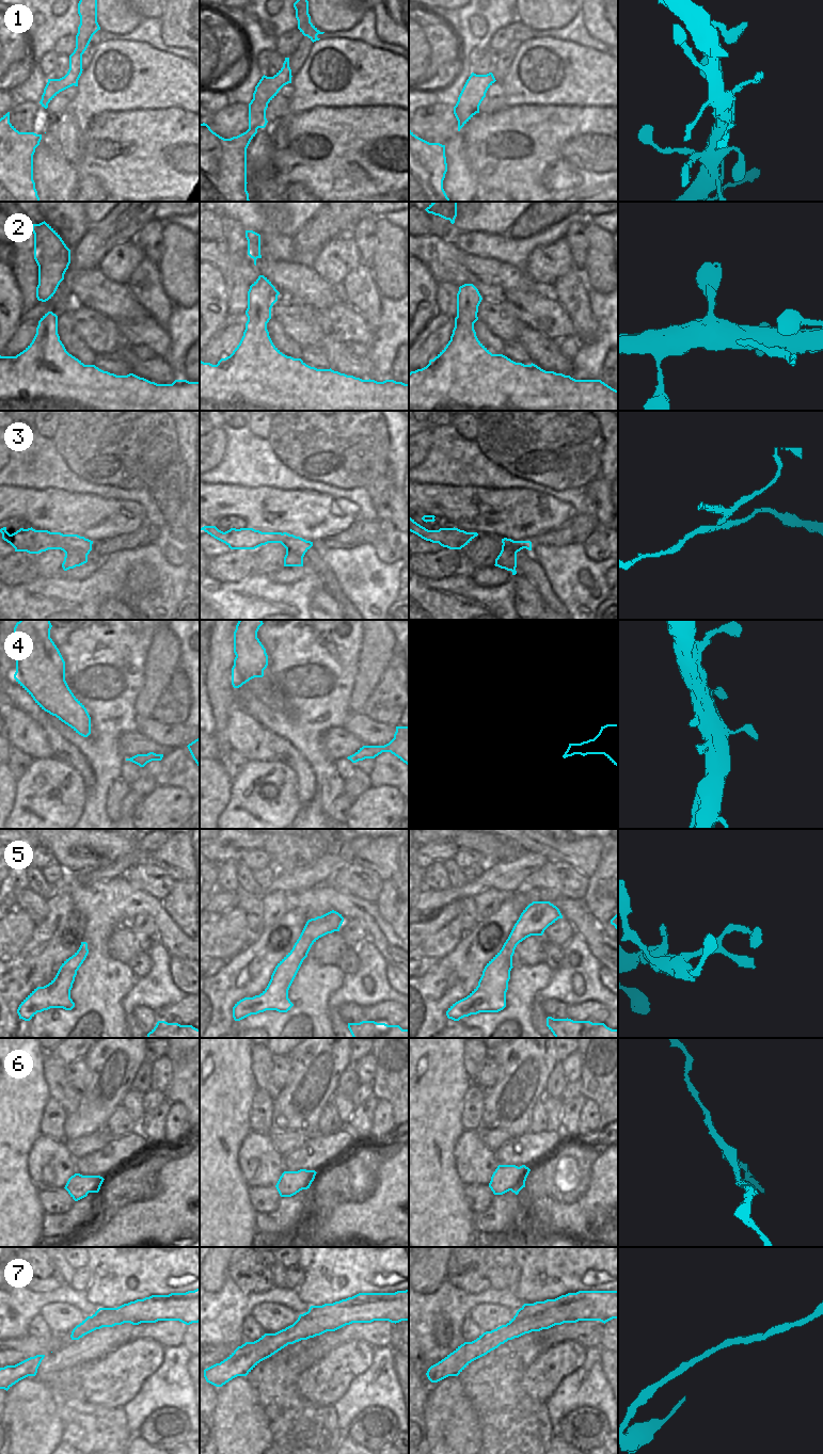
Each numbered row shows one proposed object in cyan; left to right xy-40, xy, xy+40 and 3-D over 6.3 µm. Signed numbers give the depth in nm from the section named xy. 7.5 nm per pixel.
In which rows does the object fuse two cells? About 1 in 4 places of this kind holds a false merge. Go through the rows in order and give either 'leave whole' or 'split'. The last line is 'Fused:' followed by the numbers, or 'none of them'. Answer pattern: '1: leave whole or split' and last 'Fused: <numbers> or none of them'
1: leave whole
2: leave whole
3: split
4: leave whole
5: leave whole
6: leave whole
7: leave whole
Fused: 3

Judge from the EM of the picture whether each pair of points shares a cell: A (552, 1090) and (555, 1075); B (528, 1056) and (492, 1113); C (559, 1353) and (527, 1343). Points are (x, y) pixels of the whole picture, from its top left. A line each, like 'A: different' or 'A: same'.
A: same
B: same
C: different

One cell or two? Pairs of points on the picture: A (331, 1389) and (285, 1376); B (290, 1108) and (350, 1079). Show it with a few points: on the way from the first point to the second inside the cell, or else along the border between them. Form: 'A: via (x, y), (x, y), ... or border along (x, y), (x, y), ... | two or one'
A: border along (315, 1362), (298, 1377), (298, 1391), (309, 1401) | two
B: border along (349, 1063), (339, 1079), (336, 1091) | two

